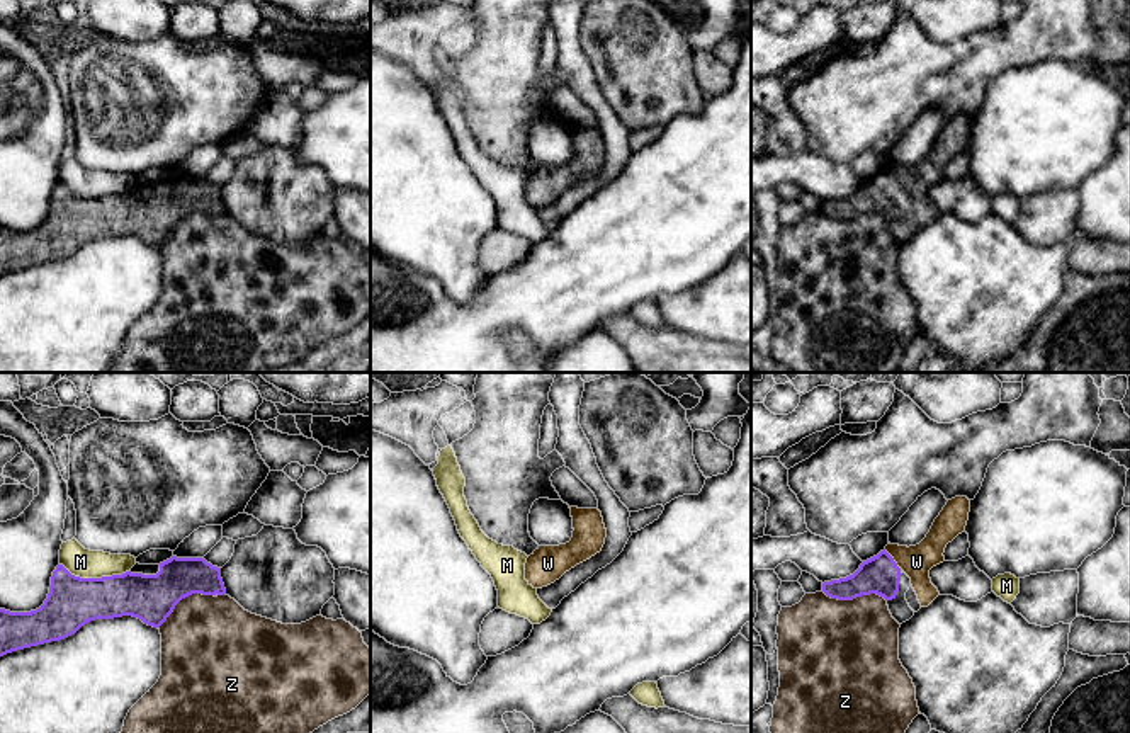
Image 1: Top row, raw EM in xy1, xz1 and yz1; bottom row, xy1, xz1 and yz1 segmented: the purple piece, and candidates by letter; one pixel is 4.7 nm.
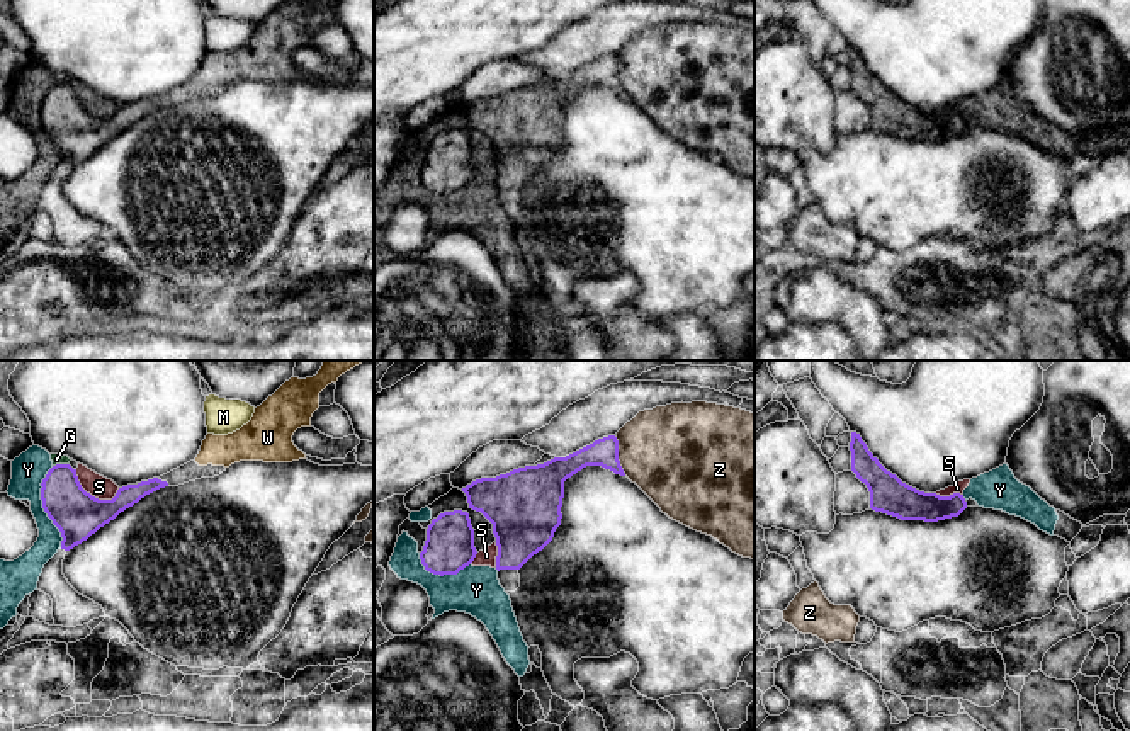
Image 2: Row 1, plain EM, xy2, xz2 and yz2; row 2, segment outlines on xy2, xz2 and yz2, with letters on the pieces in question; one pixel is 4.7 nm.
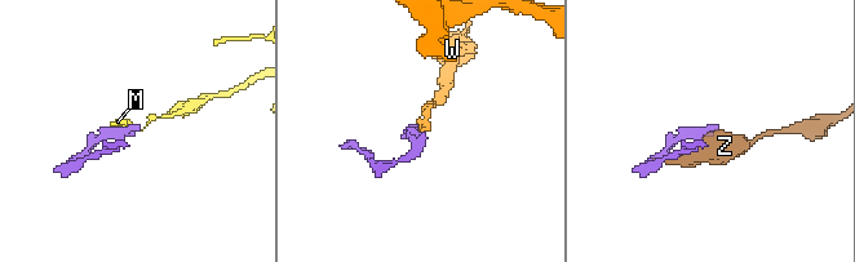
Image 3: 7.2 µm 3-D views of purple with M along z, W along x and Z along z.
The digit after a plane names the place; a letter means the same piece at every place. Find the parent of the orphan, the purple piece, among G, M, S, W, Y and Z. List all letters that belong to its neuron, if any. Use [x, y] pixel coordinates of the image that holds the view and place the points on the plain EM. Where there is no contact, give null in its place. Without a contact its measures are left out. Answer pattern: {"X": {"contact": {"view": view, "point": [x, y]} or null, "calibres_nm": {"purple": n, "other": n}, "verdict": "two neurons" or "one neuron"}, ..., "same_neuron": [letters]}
{"G": {"contact": {"view": "xy2", "point": [60, 84]}, "calibres_nm": {"purple": 220, "other": 50}, "verdict": "two neurons"}, "M": {"contact": {"view": "xy1", "point": [94, 198]}, "calibres_nm": {"purple": 240, "other": 140}, "verdict": "two neurons"}, "S": {"contact": {"view": "xy2", "point": [89, 113]}, "calibres_nm": {"purple": 220, "other": 110}, "verdict": "two neurons"}, "W": {"contact": {"view": "yz1", "point": [892, 179]}, "calibres_nm": {"purple": 180, "other": 150}, "verdict": "one neuron"}, "Y": {"contact": {"view": "xy2", "point": [43, 126]}, "calibres_nm": {"purple": 220, "other": 160}, "verdict": "two neurons"}, "Z": {"contact": {"view": "yz1", "point": [853, 216]}, "calibres_nm": {"purple": 180, "other": 480}, "verdict": "two neurons"}, "same_neuron": ["W"]}

